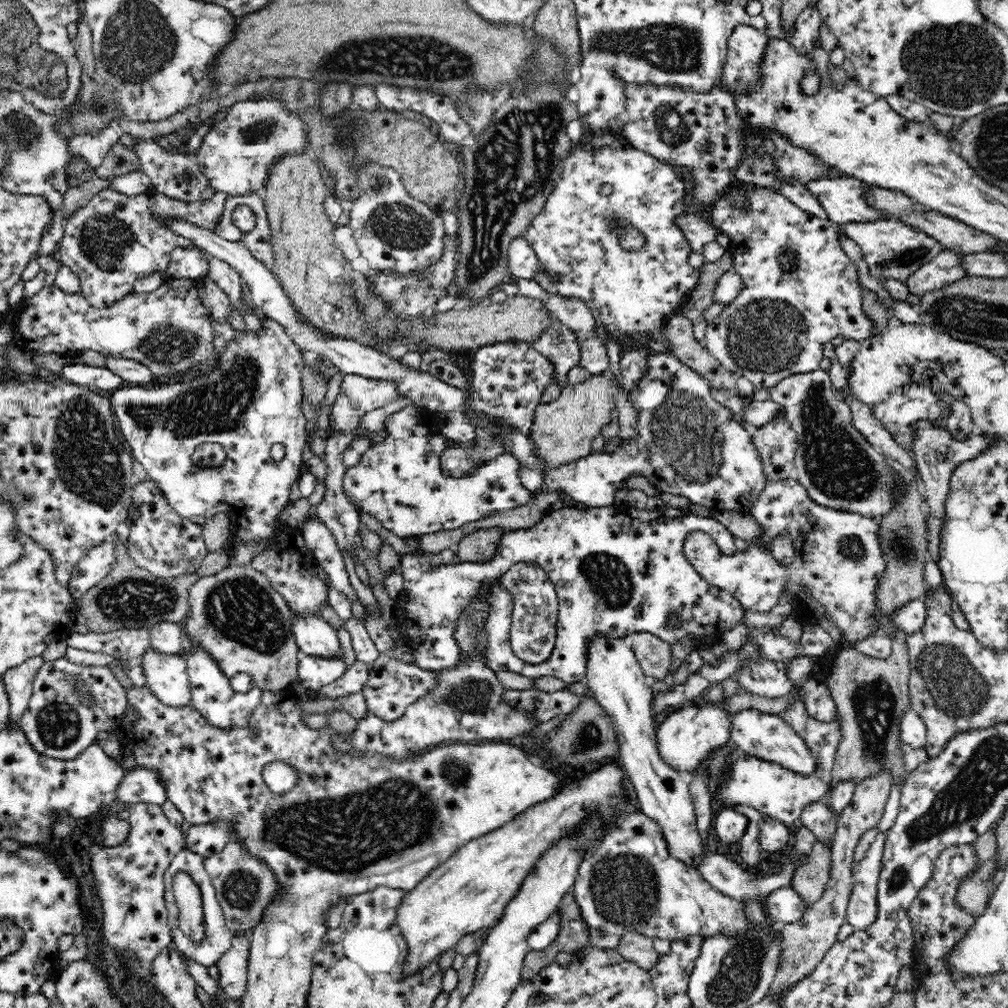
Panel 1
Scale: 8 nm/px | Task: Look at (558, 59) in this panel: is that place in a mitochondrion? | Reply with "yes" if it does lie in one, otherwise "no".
no

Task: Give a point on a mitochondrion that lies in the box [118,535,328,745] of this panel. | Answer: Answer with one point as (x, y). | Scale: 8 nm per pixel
(242, 609)

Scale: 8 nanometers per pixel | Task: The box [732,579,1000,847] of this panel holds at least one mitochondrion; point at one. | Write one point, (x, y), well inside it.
(952, 683)

